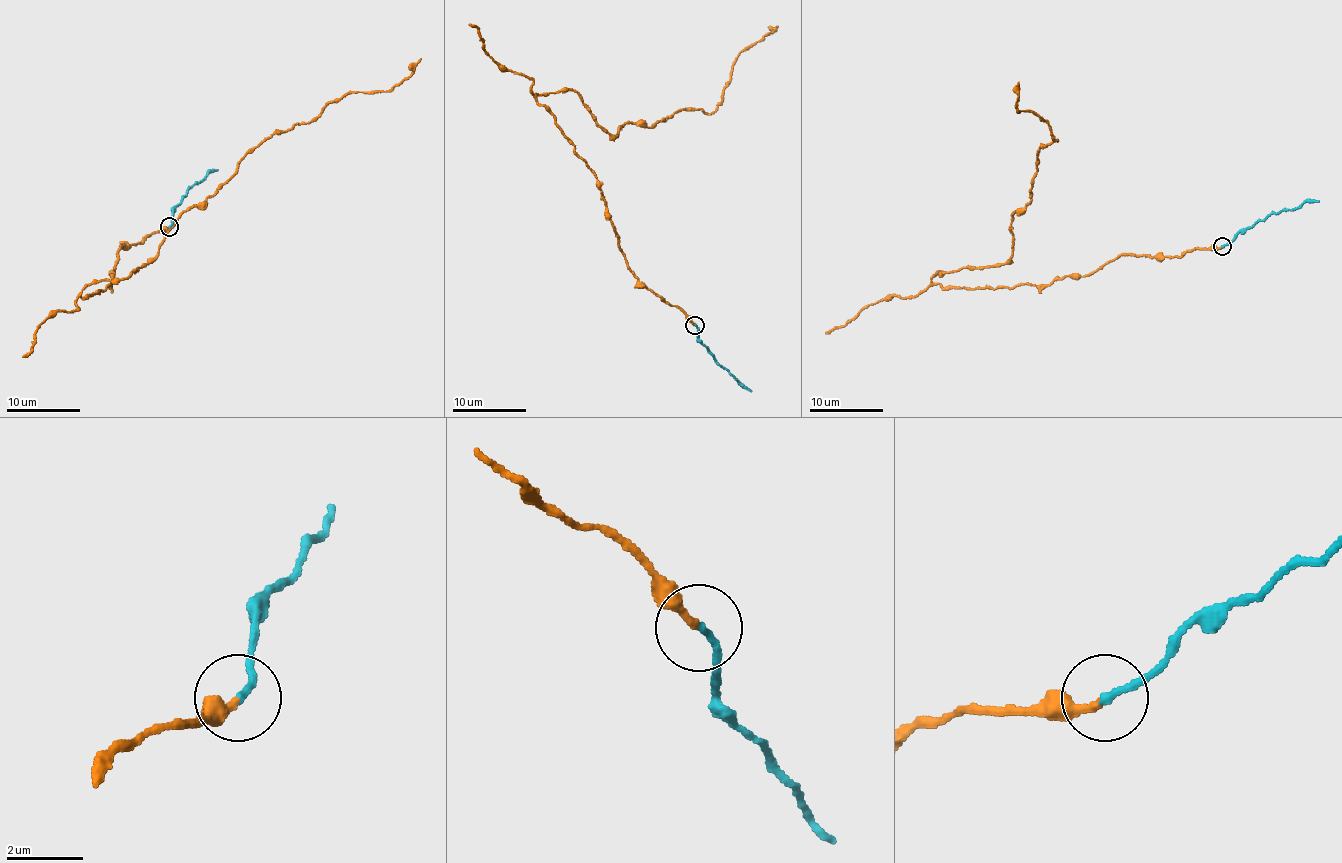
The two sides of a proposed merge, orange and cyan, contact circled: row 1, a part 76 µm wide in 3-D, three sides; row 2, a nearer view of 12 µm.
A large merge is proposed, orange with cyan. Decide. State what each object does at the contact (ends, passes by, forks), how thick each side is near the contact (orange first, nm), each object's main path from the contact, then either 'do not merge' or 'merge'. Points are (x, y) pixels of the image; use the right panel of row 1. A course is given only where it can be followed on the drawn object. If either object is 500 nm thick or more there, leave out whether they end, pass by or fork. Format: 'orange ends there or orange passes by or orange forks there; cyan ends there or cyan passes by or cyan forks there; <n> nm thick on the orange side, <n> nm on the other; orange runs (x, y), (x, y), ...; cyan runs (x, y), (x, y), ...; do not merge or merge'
orange ends there; cyan ends there; 180 nm thick on the orange side, 180 nm on the other; orange runs (1223, 246), (1121, 255), (1049, 285), (933, 282), (1008, 261), (1038, 151), (1058, 141), (1017, 111), (1017, 81); cyan runs (1223, 246), (1240, 231), (1274, 212), (1318, 200); do not merge

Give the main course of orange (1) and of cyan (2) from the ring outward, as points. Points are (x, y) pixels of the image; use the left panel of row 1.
1: (170, 226), (120, 247), (112, 285), (82, 298), (153, 260), (172, 225), (273, 133), (403, 82), (420, 58)
2: (170, 226), (173, 210), (189, 187), (217, 169)

